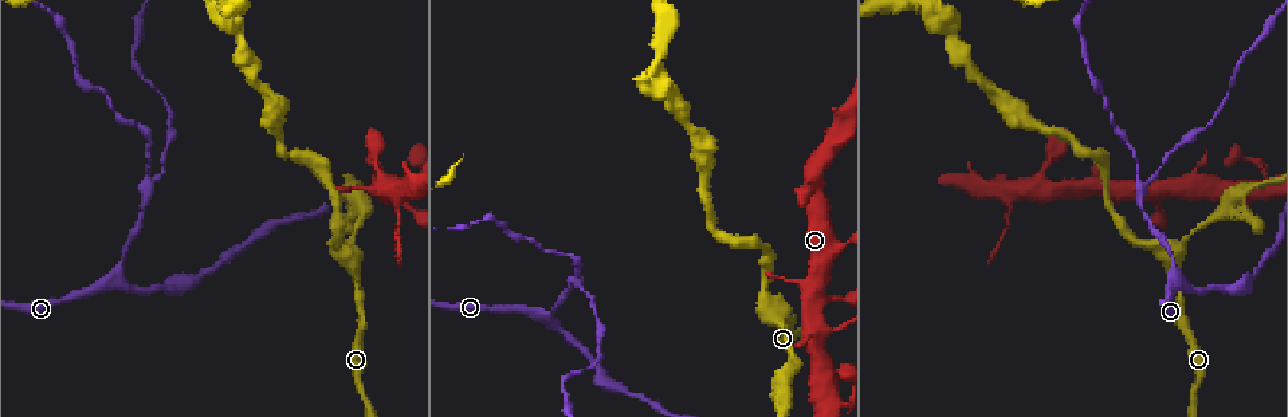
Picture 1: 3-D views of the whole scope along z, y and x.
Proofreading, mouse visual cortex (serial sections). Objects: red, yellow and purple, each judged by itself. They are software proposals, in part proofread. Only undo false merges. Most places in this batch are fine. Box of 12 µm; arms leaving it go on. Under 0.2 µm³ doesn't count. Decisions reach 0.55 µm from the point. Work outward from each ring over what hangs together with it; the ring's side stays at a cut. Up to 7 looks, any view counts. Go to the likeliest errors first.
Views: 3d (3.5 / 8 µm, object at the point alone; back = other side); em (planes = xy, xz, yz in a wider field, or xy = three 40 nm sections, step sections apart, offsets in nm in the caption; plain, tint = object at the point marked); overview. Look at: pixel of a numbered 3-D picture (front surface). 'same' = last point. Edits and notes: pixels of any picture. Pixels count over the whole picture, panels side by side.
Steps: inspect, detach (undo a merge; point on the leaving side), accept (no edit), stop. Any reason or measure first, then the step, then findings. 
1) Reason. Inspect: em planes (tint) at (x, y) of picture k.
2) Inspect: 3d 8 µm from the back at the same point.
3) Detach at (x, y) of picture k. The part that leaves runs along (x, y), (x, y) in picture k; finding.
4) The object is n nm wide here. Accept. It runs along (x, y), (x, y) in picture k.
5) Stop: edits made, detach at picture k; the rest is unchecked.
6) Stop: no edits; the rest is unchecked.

Three arms meet. Inspect: em xy step 1 (tint) at (533, 311) of picture 1.

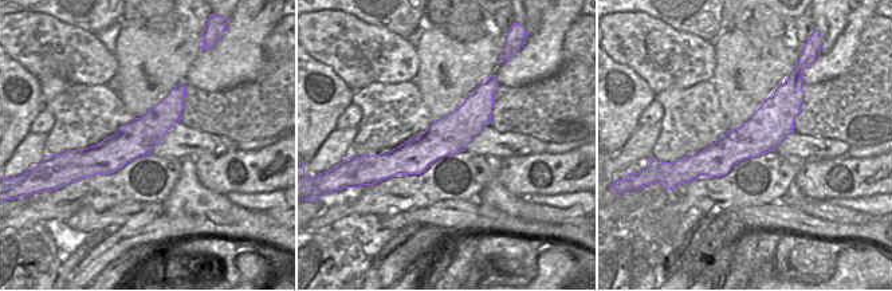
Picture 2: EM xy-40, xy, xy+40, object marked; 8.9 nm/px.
Inspect: 3d 3.5 µm at the same point.

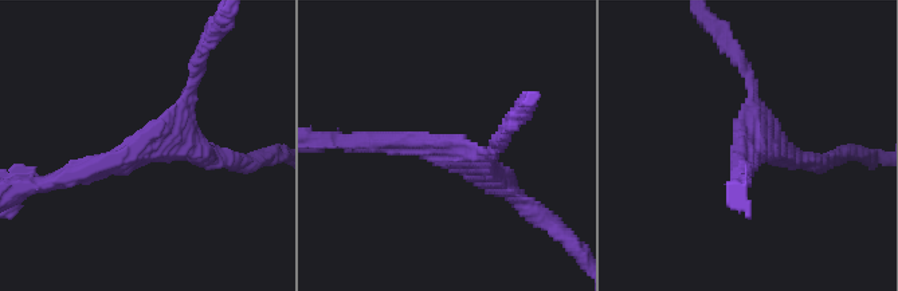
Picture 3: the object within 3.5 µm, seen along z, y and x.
The arms are 150, 250, 300 nm wide. Accept. It runs along (67, 177), (141, 153), (195, 70) in picture 3; continuous, no second cell.

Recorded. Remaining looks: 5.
A narrow waist. Inspect: 3d 3.5 µm from the back at (150, 187) of picture 1.

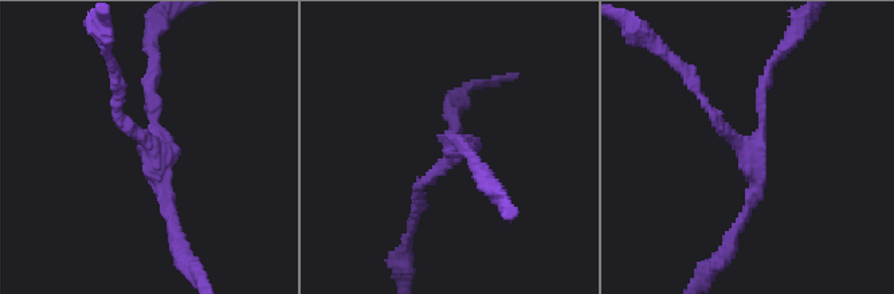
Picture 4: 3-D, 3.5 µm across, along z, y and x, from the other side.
3 arms meet here; the arms are 150, 150, 150 nm wide; need the tissue. Inspect: em planes (tint) at (155, 150) of picture 4.

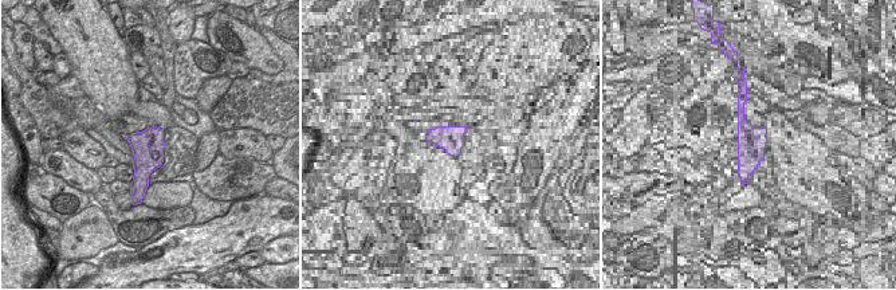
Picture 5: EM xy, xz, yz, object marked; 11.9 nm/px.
Accept. It runs along (733, 231), (757, 185), (771, 62) in picture 4; one cell here.

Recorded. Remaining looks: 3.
Three arms meet. Inspect: 3d 3.5 µm at (1166, 254) of picture 1.

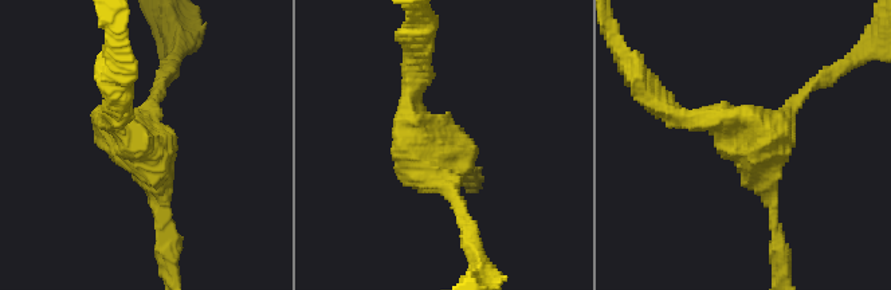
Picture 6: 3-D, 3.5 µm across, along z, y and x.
3 arms meet here; the arms are 150, 150, 250 nm wide. Inspect: em xy step 2 (tint) at (133, 133) of picture 6.

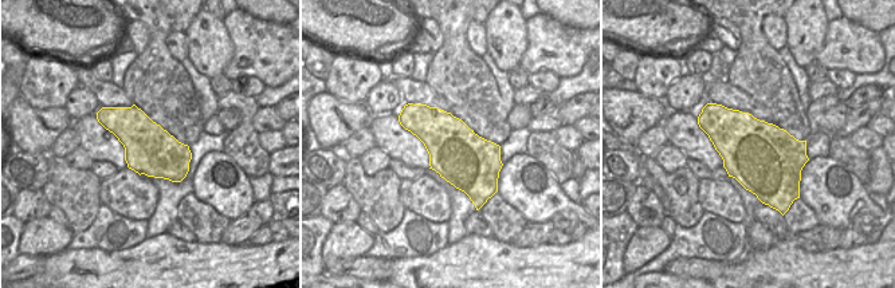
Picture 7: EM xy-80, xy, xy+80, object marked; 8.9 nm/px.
Accept. It runs along (776, 231), (749, 140), (687, 120) in picture 6; all the same cell.

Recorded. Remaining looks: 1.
Stop: no edits; the rest is unchecked.

